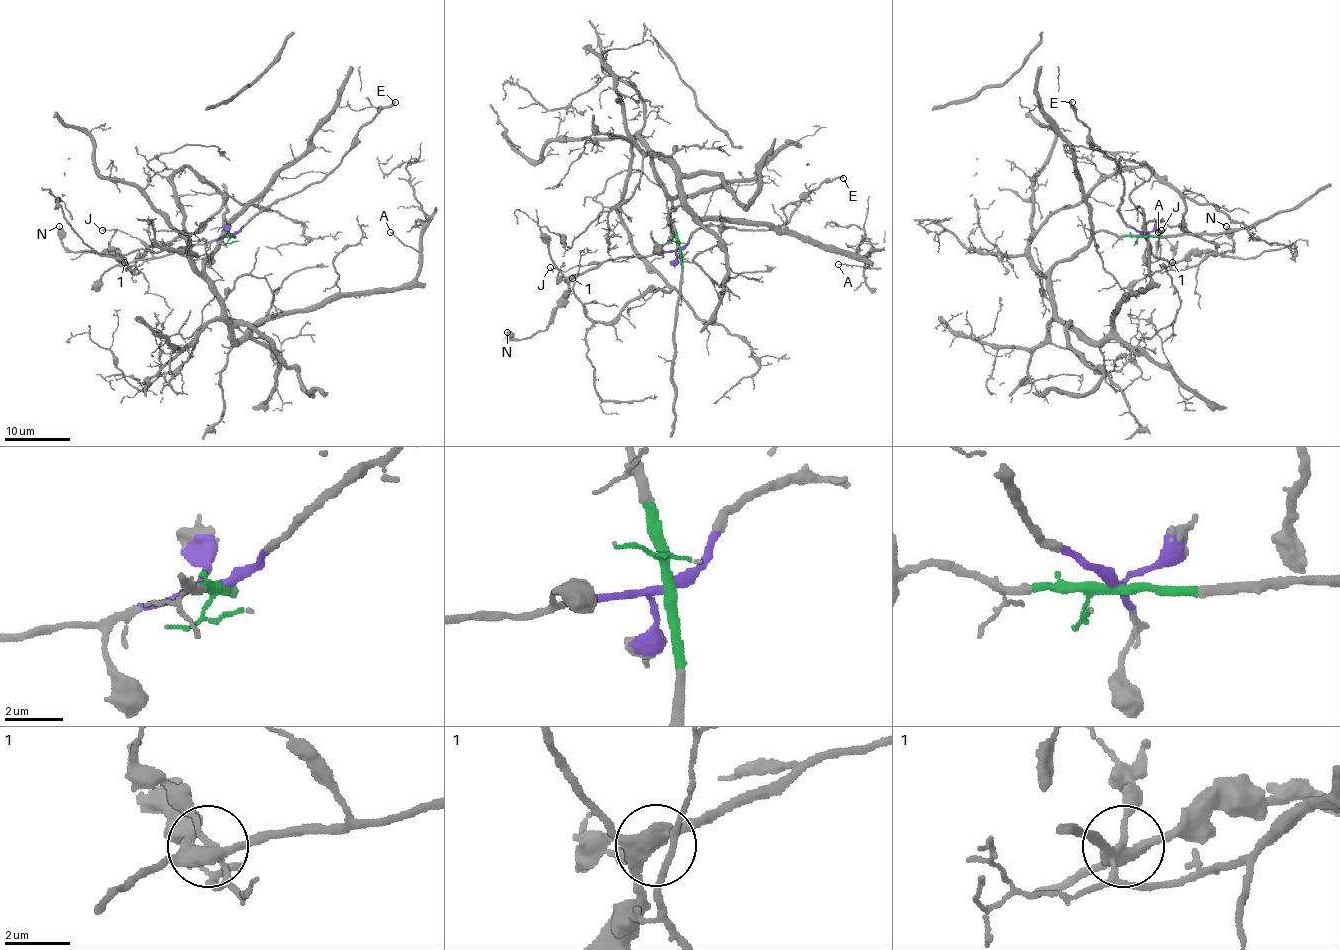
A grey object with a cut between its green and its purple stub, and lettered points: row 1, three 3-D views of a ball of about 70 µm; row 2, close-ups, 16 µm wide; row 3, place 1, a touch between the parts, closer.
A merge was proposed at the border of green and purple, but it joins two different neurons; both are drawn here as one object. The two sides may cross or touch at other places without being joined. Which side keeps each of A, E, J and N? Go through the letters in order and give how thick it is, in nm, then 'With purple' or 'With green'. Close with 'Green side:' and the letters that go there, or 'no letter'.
A: Thickness 110 nm. With green
E: Thickness 300 nm. With purple
J: Thickness 150 nm. With purple
N: Thickness 440 nm. With purple
Green side: A

